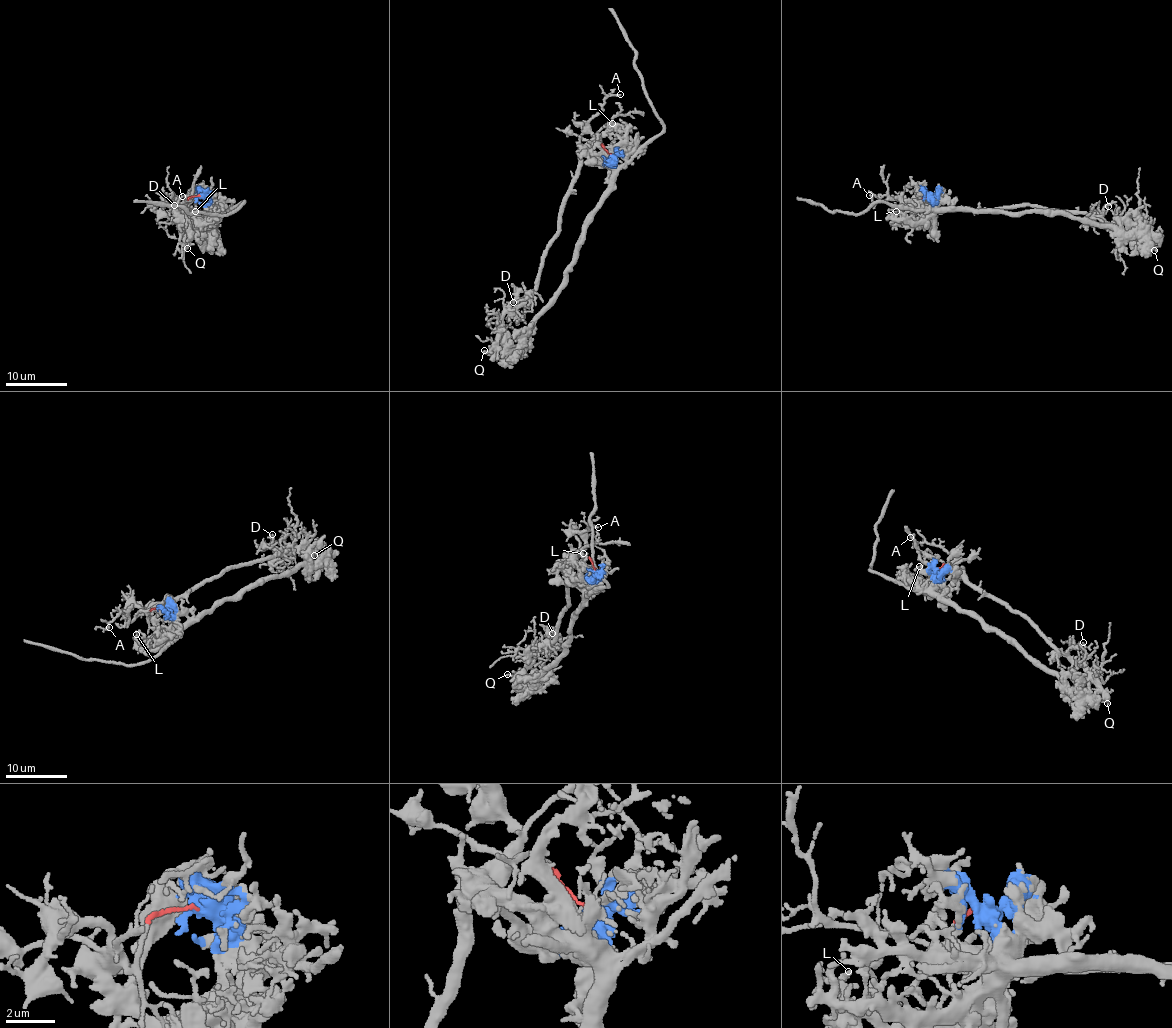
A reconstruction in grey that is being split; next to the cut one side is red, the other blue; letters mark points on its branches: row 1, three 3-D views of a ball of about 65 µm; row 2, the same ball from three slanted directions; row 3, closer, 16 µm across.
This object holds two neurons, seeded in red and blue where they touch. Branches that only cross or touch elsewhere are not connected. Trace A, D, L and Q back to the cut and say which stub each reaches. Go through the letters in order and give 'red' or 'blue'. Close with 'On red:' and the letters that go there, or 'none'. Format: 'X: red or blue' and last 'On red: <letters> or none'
A: red
D: red
L: blue
Q: red
On red: A, D, Q

